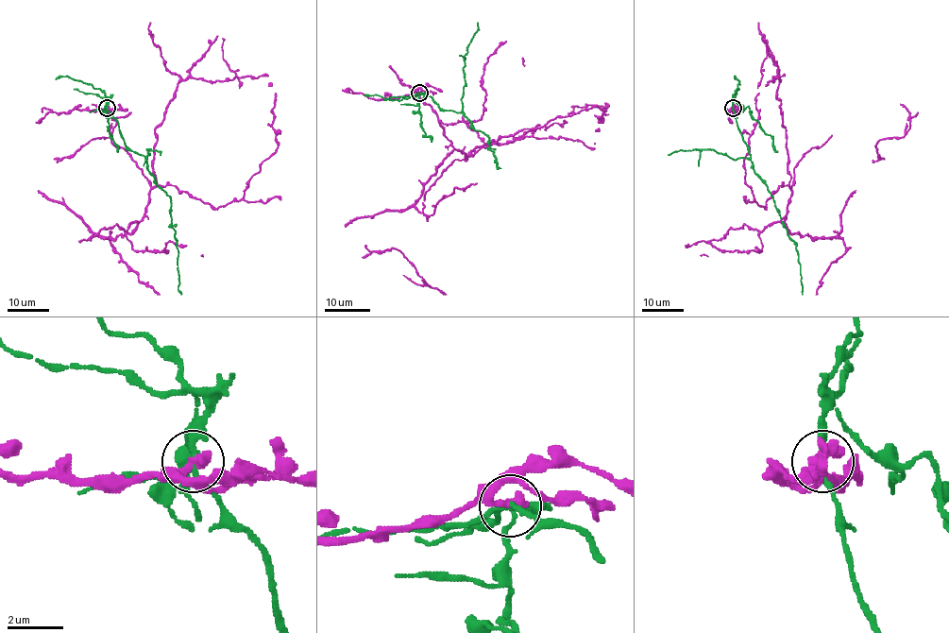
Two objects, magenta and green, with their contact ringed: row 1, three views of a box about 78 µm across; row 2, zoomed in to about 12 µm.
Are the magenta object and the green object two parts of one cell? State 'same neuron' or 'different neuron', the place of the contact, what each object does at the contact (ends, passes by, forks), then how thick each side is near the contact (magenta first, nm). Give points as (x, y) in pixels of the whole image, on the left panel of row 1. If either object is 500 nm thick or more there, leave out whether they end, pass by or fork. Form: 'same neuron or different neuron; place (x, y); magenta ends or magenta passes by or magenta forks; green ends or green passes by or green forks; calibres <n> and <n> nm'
different neuron; place (107, 108); magenta ends; green passes by; calibres 400 and 190 nm

